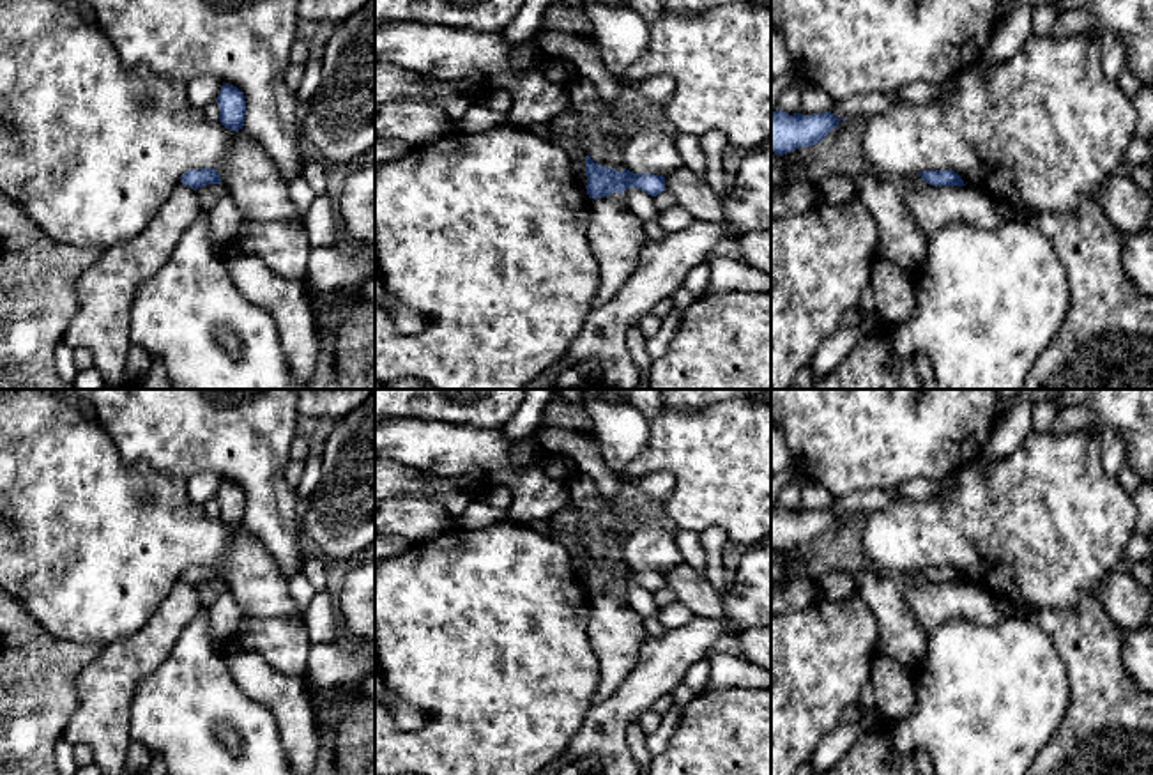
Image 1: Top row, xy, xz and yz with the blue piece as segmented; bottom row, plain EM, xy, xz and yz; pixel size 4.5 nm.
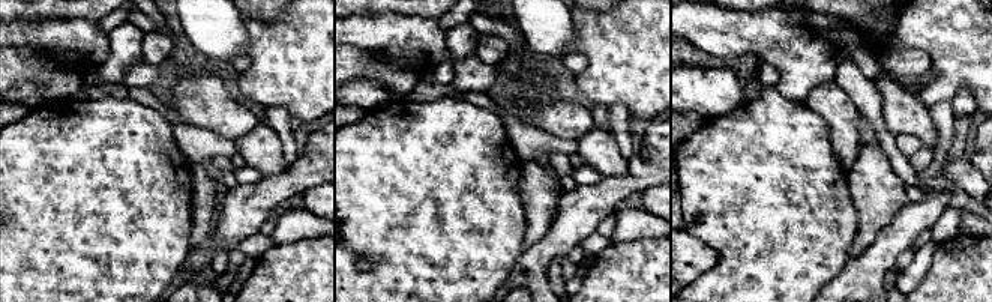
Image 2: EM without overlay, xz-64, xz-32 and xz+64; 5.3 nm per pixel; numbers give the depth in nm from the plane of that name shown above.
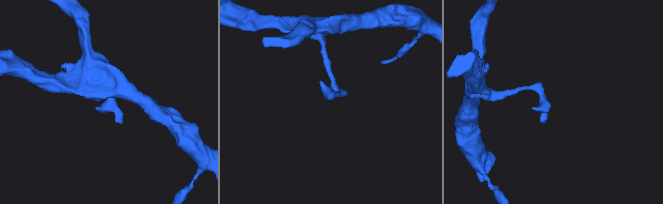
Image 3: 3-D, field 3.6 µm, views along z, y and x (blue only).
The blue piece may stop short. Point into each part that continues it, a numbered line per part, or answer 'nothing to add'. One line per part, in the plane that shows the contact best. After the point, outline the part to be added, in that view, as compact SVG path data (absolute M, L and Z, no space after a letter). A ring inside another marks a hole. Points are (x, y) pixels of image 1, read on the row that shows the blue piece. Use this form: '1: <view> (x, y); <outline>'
nothing to add

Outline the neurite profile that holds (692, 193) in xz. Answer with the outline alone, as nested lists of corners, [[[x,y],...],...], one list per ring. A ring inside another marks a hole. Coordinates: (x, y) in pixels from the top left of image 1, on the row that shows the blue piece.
[[[681,166],[677,172],[665,175],[665,191],[672,193],[676,205],[686,209],[695,219],[716,225],[725,223],[723,198],[690,168]]]

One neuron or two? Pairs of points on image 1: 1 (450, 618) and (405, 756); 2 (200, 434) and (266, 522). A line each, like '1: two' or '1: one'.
1: one
2: one

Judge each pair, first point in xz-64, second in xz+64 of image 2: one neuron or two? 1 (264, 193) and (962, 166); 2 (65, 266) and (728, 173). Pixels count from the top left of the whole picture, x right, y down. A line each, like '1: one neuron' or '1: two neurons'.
1: two neurons
2: one neuron

